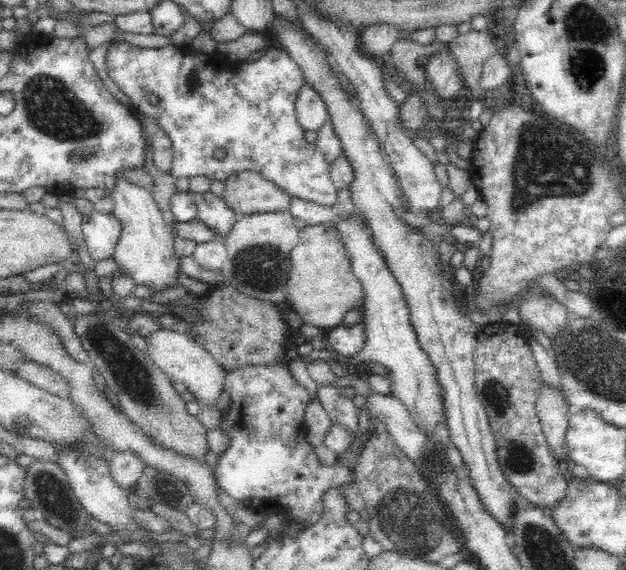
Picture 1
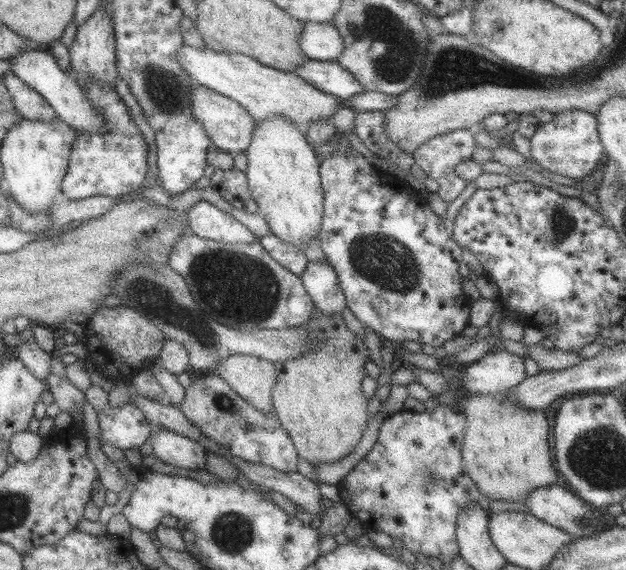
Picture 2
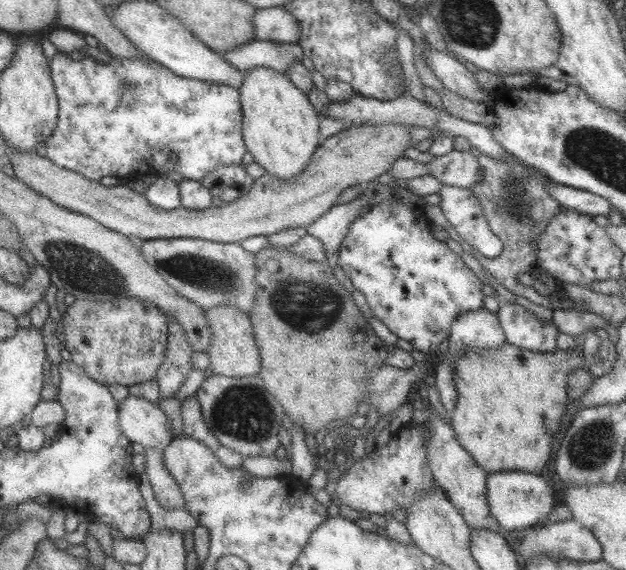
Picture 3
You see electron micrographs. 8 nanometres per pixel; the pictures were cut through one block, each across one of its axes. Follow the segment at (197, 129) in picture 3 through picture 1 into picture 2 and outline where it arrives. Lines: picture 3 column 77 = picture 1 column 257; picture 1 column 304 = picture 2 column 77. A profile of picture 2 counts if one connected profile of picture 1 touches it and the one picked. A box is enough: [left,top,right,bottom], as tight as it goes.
[61,76,147,200]

